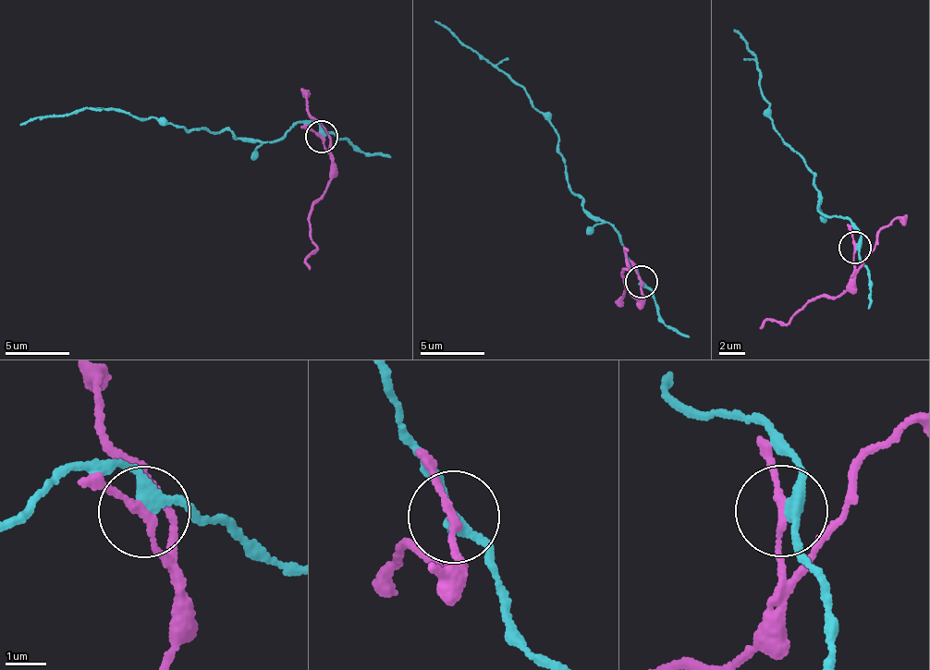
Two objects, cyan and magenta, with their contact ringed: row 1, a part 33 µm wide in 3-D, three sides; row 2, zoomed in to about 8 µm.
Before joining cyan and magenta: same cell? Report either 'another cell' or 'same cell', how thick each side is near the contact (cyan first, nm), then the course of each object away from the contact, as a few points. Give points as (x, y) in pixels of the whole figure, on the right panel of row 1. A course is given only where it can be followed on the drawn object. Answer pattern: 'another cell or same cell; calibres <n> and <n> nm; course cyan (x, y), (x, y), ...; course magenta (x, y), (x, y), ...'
another cell; calibres 280 and 150 nm; course cyan (857, 246), (859, 232), (817, 208), (822, 197), (814, 174), (782, 142), (757, 54), (735, 29); course magenta (854, 246), (854, 282), (834, 297), (816, 295), (787, 323), (766, 321), (759, 327)

